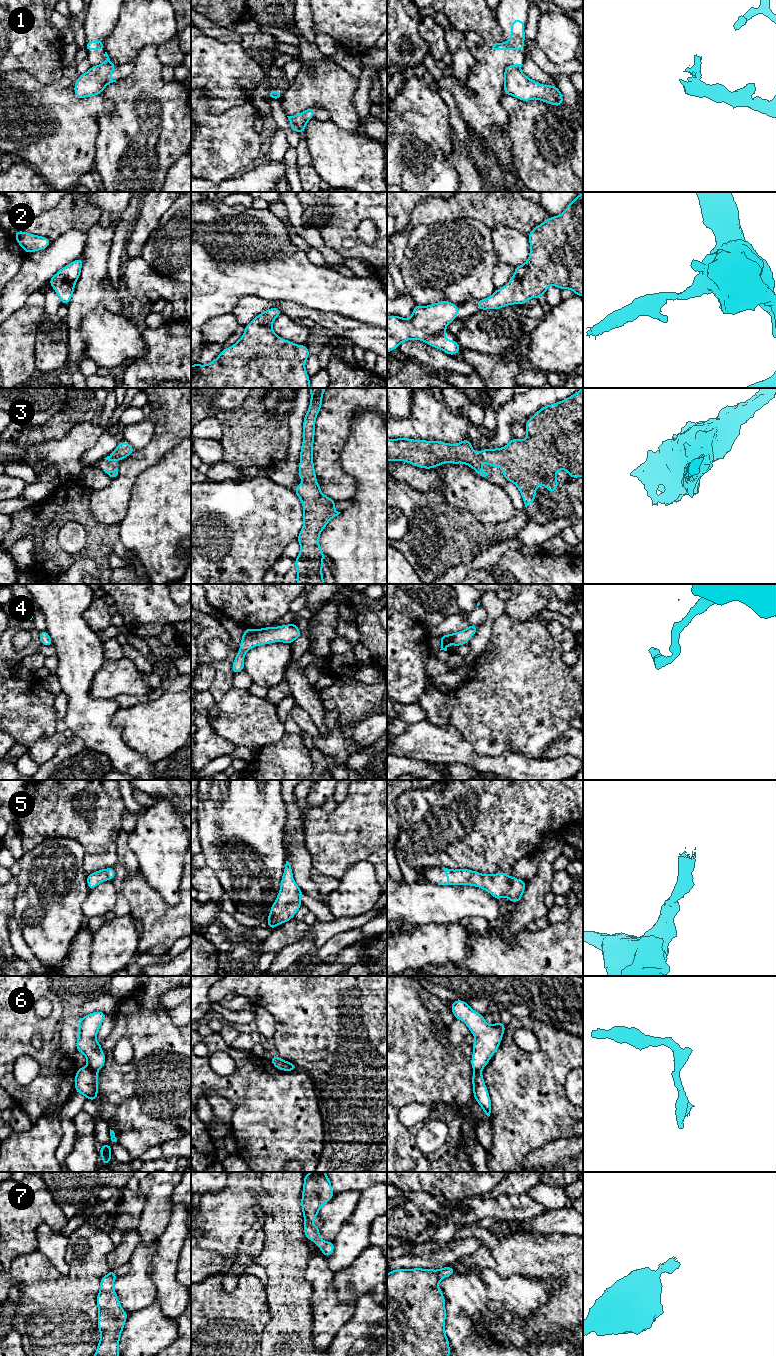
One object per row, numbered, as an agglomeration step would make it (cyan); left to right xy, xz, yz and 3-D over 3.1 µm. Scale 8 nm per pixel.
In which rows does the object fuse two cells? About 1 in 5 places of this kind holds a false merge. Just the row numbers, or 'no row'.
1, 6

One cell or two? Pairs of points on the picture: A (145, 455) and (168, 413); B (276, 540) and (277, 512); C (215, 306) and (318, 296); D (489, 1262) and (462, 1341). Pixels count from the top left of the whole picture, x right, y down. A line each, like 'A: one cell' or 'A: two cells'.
A: one cell
B: one cell
C: one cell
D: two cells

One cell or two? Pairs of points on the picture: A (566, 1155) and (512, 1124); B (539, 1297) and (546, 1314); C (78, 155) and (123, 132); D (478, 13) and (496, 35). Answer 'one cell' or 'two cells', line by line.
A: two cells
B: two cells
C: two cells
D: one cell

